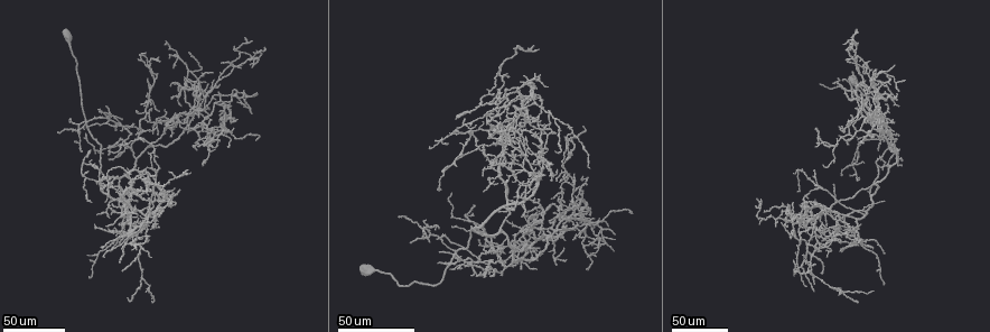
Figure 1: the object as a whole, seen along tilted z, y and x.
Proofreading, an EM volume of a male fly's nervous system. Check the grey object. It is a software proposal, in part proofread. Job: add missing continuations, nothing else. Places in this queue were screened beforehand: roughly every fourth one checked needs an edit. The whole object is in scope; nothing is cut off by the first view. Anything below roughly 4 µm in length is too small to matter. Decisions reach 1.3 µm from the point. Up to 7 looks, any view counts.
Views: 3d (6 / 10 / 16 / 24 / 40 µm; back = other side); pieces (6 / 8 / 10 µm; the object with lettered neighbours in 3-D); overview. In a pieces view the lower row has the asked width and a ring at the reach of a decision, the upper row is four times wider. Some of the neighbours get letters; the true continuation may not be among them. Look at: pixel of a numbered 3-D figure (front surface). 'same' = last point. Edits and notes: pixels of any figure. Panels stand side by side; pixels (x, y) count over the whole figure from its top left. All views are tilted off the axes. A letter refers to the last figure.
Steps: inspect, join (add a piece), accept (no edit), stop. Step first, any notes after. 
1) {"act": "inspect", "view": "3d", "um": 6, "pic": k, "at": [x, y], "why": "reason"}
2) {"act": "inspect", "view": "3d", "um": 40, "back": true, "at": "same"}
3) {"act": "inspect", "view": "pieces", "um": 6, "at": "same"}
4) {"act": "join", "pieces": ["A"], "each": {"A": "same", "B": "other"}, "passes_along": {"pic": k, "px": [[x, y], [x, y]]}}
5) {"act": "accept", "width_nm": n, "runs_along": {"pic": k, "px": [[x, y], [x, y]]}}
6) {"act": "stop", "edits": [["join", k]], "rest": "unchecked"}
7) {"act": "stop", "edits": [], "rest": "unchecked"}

{"act": "inspect", "view": "3d", "um": 40, "pic": 1, "at": [566, 137]}

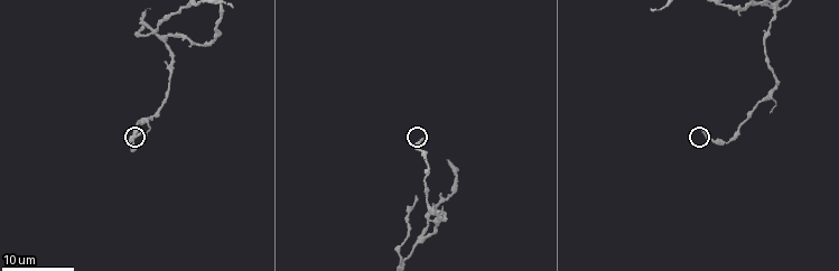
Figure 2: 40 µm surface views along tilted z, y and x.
{"act": "inspect", "view": "pieces", "um": 10, "pic": 2, "at": [700, 126], "why": "what lies round it"}

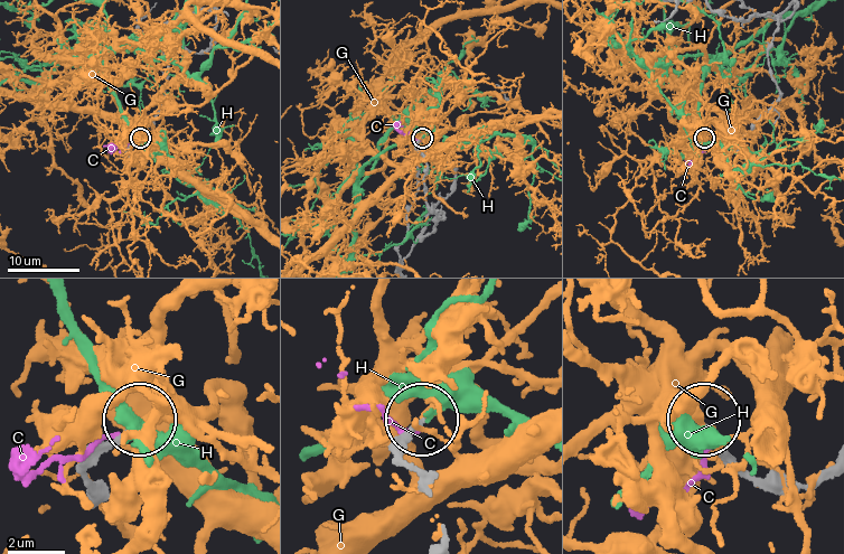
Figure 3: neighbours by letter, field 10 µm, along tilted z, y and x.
{"act": "accept", "each": {"C": "other", "G": "other", "H": "other"}, "found": "no lettered piece goes on from it"}

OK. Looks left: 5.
{"act": "inspect", "view": "3d", "um": 40, "pic": 1, "at": [180, 87], "why": "end of a long branch"}

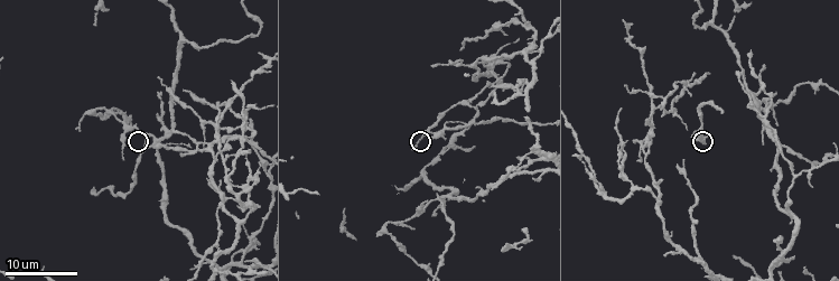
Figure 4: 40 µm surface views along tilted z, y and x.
{"act": "inspect", "view": "pieces", "um": 6, "pic": 4, "at": [430, 139]}

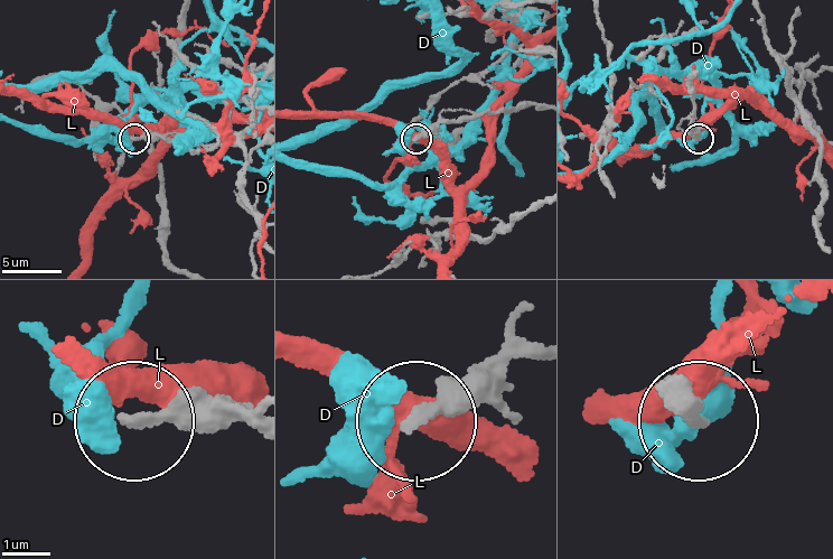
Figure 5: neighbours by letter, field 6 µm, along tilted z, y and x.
{"act": "accept", "each": {"D": "other", "L": "other"}, "runs_along": {"pic": 5, "px": [[247, 416], [134, 420]]}, "found": "none of them fits"}

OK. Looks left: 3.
{"act": "inspect", "view": "3d", "um": 24, "pic": 1, "at": [874, 99], "why": "branch stops here"}

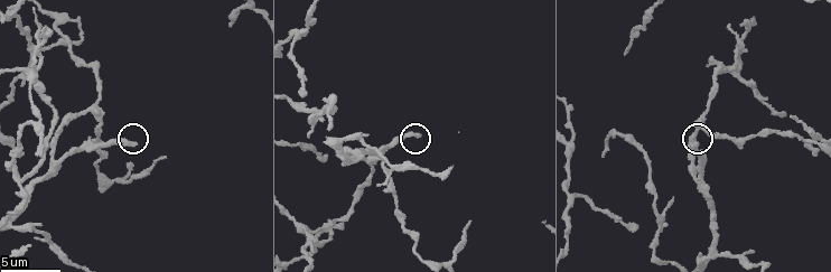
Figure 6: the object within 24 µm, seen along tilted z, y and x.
{"act": "inspect", "view": "pieces", "um": 8, "pic": 6, "at": [696, 141]}

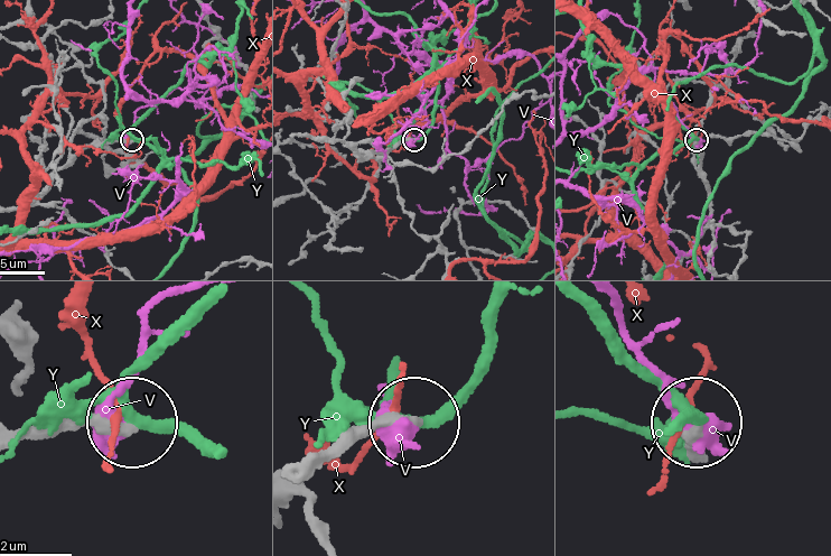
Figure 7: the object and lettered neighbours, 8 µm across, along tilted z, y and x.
{"act": "accept", "each": {"V": "other", "X": "other", "Y": "other"}, "found": "none of them fits"}

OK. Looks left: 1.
{"act": "stop", "edits": [], "rest": "unchecked"}

